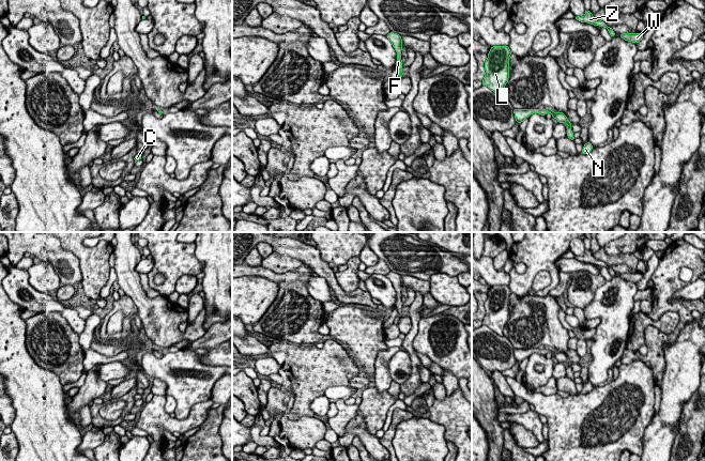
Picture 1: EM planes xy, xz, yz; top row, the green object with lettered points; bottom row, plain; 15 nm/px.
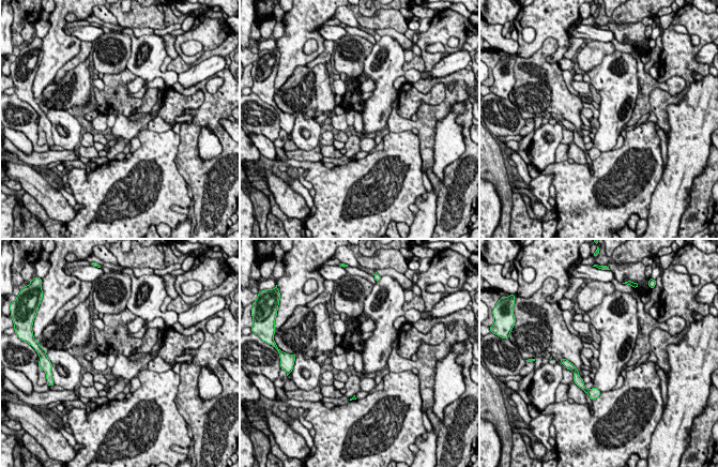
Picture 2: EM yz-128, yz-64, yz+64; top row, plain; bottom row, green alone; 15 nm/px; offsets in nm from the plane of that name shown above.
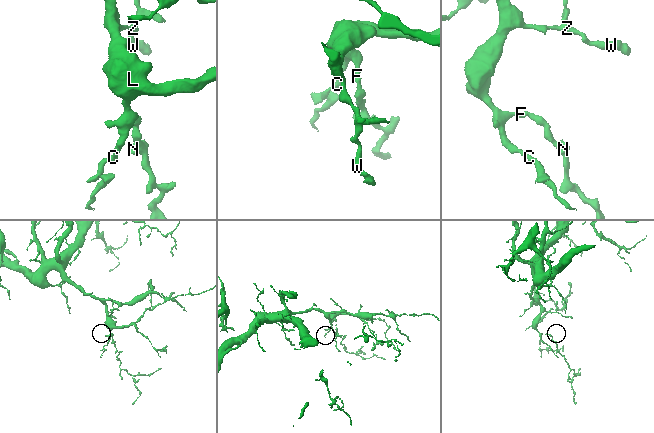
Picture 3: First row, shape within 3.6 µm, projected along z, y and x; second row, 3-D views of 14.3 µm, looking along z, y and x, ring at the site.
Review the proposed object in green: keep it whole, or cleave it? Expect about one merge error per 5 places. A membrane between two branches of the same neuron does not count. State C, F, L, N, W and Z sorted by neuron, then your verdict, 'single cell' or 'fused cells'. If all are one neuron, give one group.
groups C F L N W Z; single cell

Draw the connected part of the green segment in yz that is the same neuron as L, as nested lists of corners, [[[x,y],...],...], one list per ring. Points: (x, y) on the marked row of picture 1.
[[[492,46],[484,64],[486,74],[481,80],[482,86],[500,96],[504,96],[504,87],[508,82],[510,55],[509,46]]]

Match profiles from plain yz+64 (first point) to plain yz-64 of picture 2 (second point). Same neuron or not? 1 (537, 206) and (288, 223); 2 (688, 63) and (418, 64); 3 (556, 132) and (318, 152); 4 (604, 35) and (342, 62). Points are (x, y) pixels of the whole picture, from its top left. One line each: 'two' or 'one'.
1: two
2: two
3: two
4: two

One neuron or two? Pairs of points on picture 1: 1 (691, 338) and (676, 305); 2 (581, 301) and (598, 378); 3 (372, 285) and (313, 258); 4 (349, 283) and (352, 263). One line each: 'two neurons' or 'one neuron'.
1: two neurons
2: two neurons
3: two neurons
4: one neuron

